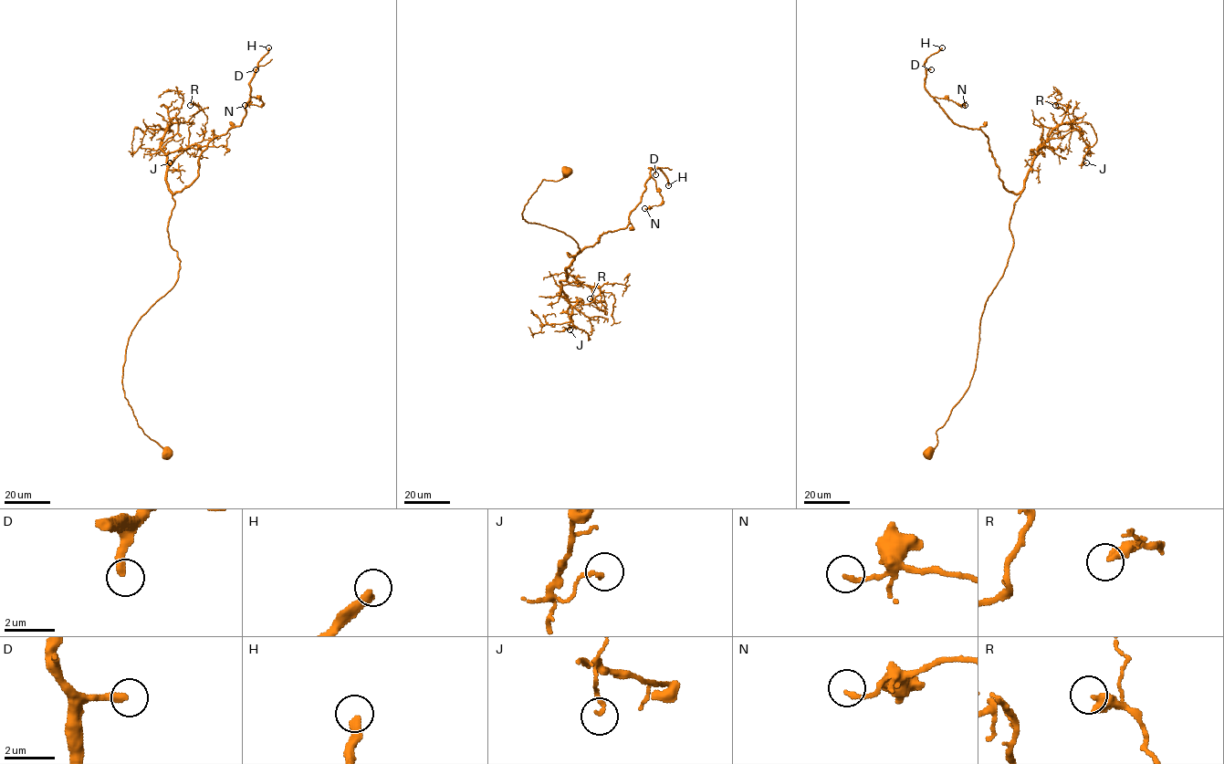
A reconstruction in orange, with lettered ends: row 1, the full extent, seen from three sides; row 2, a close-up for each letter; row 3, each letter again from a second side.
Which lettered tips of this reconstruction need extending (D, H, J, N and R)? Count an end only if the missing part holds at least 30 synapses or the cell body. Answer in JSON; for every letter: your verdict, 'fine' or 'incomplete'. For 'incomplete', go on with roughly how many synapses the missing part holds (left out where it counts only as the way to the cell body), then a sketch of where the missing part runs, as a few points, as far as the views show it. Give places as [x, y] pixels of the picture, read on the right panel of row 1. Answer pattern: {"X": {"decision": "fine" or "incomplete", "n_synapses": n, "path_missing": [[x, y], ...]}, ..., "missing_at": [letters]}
{"D": {"decision": "incomplete", "n_synapses": 110, "path_missing": [[931, 69], [946, 69], [988, 99]]}, "H": {"decision": "incomplete", "n_synapses": 120, "path_missing": [[942, 47], [951, 41], [960, 40], [981, 44], [989, 49], [988, 68], [980, 78], [981, 82], [973, 88]]}, "J": {"decision": "fine"}, "N": {"decision": "fine"}, "R": {"decision": "fine"}, "missing_at": ["D", "H"]}

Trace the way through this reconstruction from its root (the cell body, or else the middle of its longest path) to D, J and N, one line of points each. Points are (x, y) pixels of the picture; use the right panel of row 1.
D: (928, 453), (972, 377), (1020, 195), (1003, 186), (988, 138), (956, 124), (926, 89), (931, 69)
J: (928, 453), (972, 377), (1036, 150), (1061, 123), (1088, 122), (1096, 141), (1086, 162)
N: (928, 453), (972, 377), (1020, 195), (1003, 186), (988, 138), (956, 124), (934, 97), (965, 105)

